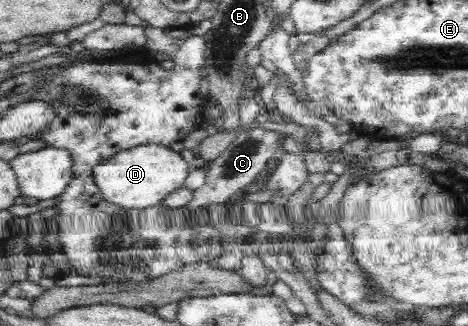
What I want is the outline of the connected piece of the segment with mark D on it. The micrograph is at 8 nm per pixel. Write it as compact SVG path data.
M145 144L121 150L112 157L105 158L92 170L92 179L107 203L132 211L145 210L161 202L172 190L182 186L191 168L169 147L159 144Z

